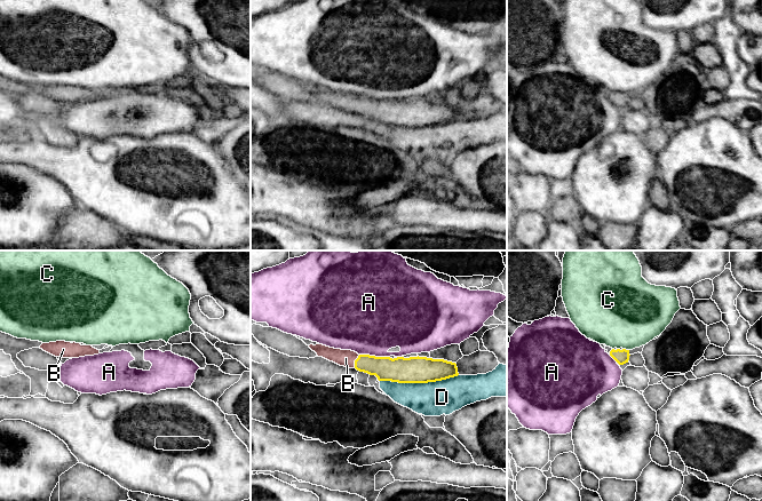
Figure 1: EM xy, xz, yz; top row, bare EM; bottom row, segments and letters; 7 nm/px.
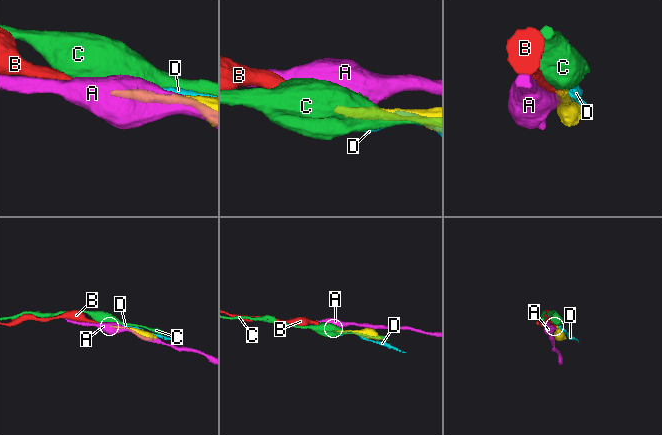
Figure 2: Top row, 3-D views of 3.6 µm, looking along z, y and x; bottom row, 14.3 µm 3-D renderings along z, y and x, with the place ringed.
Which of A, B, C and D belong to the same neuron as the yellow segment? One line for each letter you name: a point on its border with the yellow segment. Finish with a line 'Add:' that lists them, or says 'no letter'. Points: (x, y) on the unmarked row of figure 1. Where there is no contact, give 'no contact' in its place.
B: contact xz (355, 105)
Add: B

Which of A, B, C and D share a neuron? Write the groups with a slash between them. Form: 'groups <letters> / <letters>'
groups A / B / C / D

